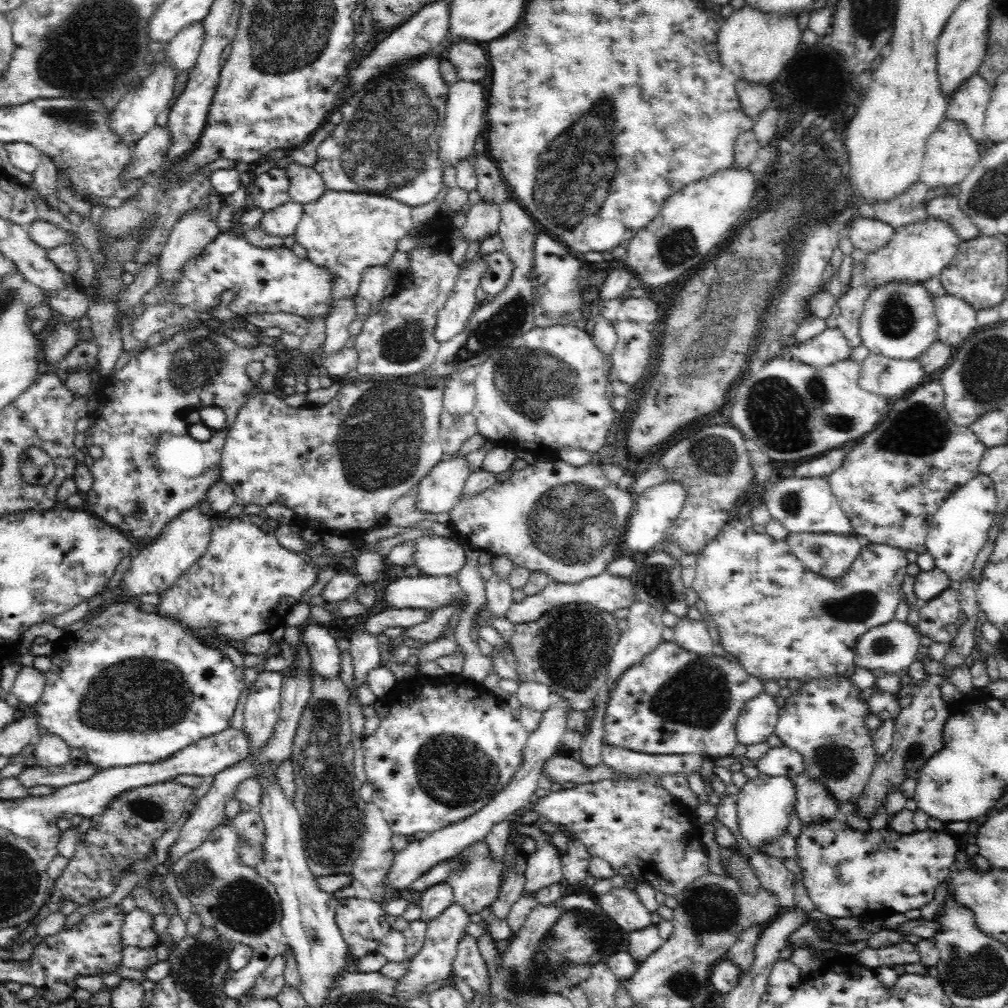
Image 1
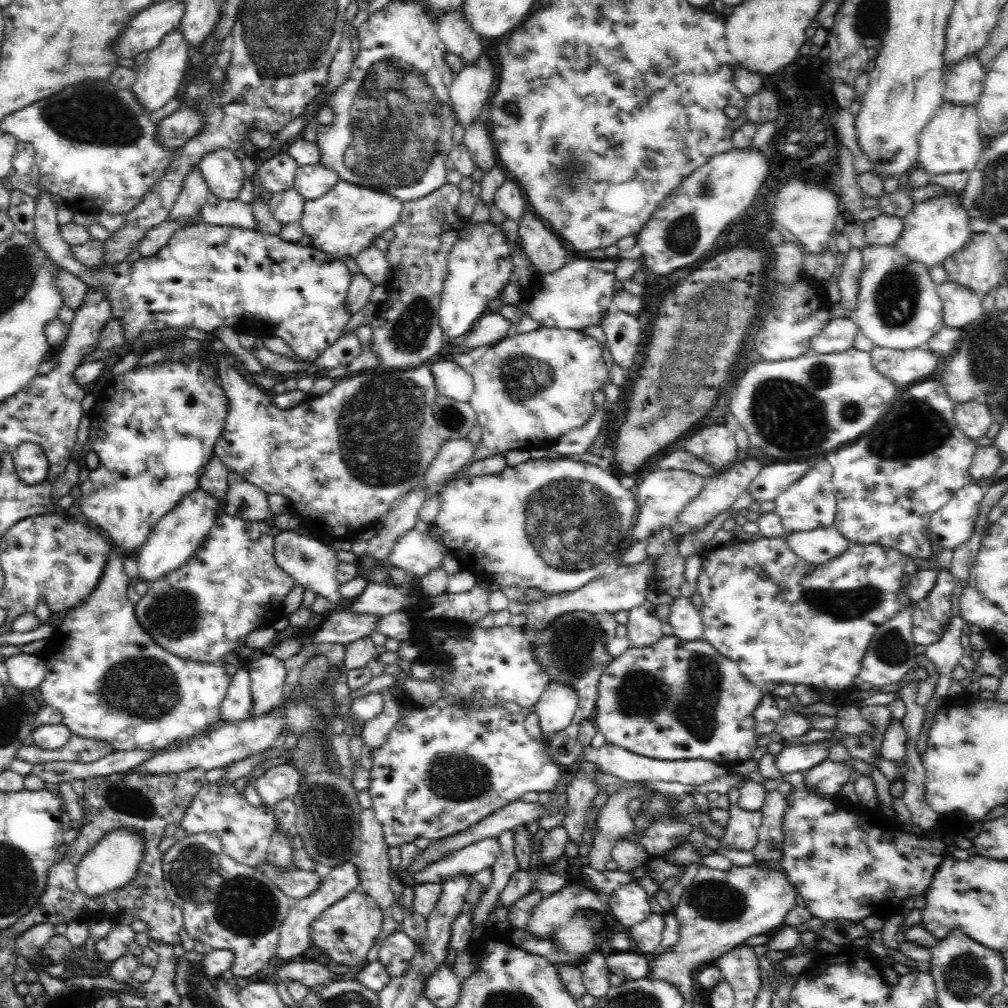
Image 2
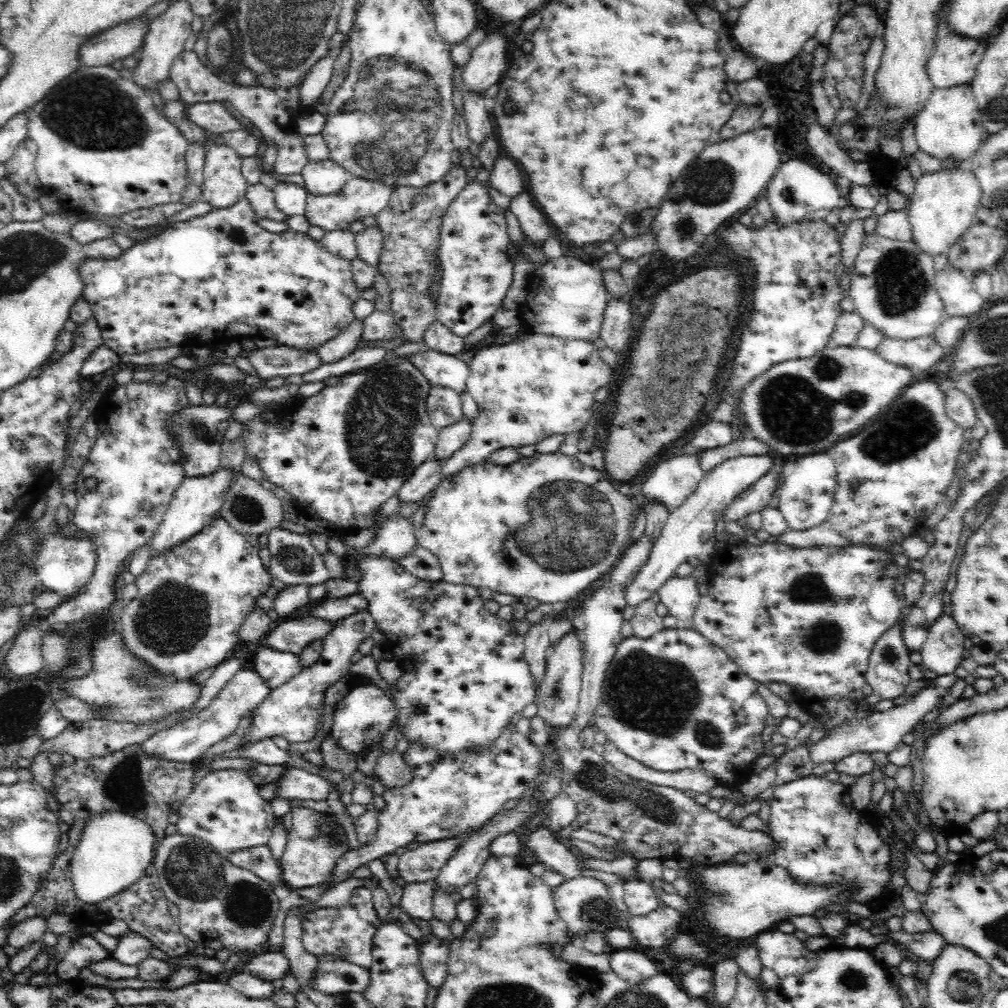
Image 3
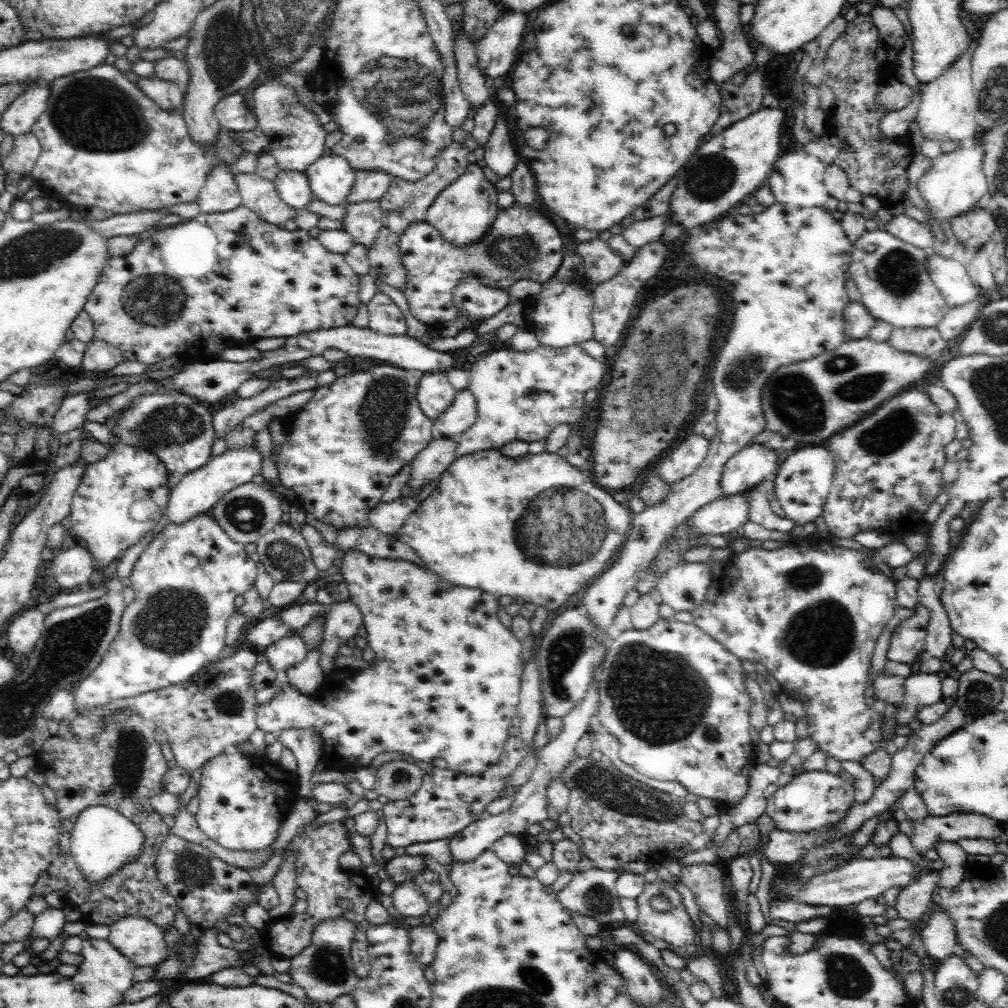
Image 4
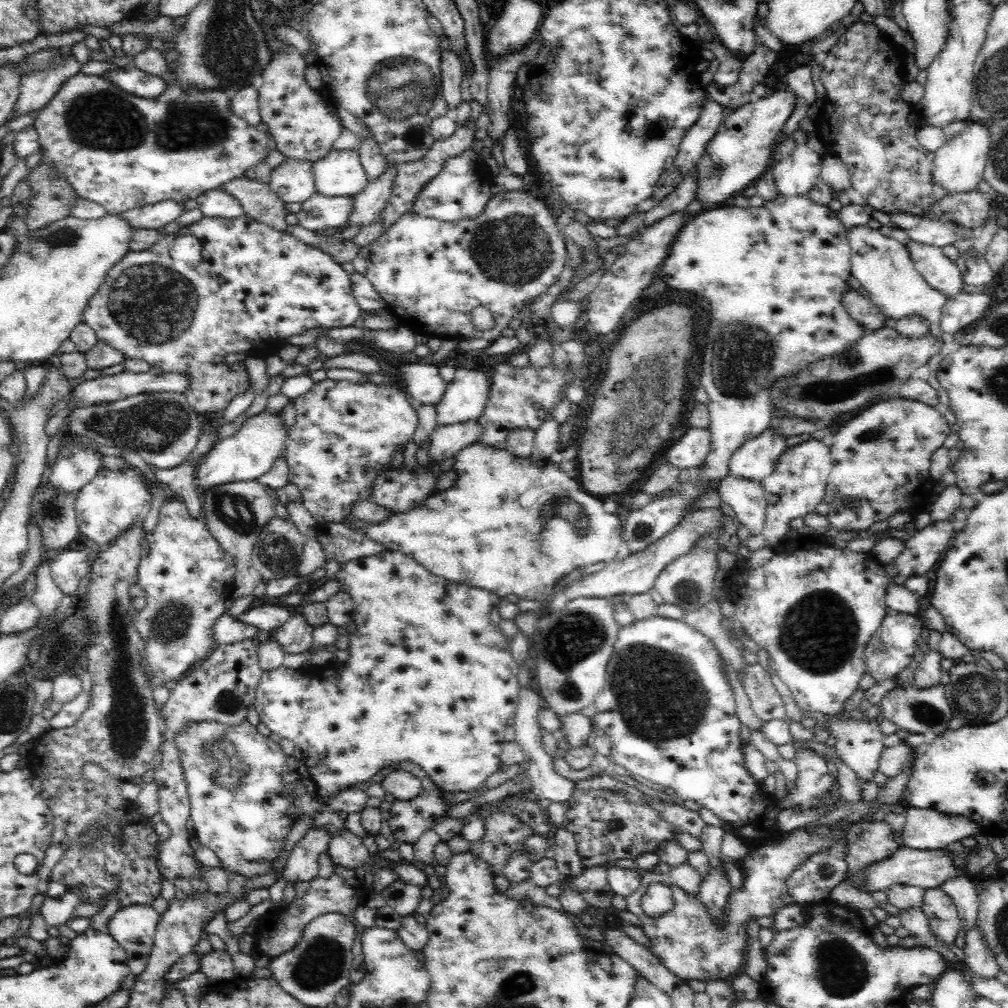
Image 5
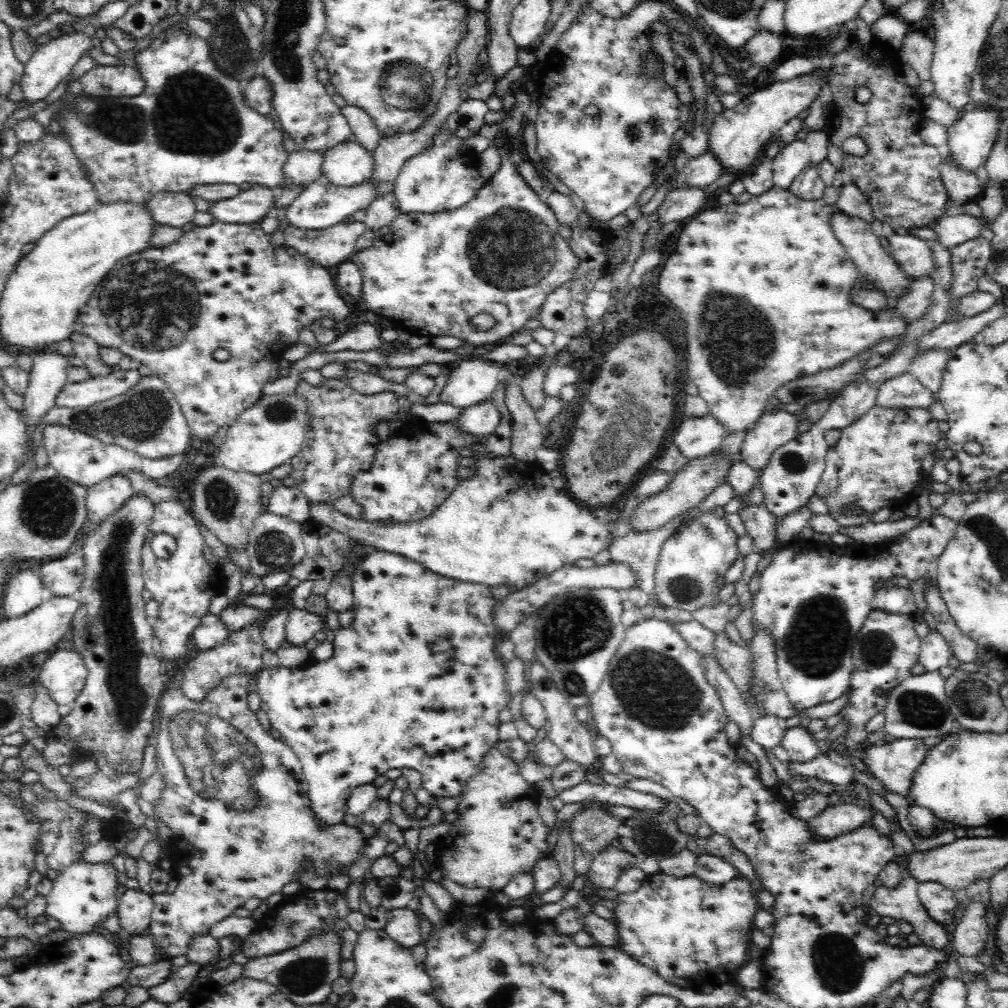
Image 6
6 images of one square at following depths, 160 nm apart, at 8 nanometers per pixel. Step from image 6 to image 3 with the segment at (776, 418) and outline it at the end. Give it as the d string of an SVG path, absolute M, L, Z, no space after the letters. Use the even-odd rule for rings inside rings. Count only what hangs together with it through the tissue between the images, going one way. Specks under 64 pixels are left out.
M770 454L760 456L737 456L723 460L713 470L706 473L700 480L697 490L675 509L670 509L660 536L654 541L648 560L639 568L632 582L626 587L625 597L628 606L638 606L650 599L652 594L672 576L676 569L688 558L698 558L708 564L715 554L716 521L720 514L738 494L747 490L752 484L758 483L768 476L774 468Z

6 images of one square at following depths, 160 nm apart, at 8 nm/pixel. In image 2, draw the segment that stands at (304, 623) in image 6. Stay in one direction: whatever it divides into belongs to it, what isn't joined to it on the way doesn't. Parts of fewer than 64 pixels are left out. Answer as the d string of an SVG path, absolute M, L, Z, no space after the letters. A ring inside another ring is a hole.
M273 654L258 655L251 659L247 668L251 678L251 693L253 716L260 716L274 706L278 706L284 698L284 680L286 680L286 668L284 660L276 658Z

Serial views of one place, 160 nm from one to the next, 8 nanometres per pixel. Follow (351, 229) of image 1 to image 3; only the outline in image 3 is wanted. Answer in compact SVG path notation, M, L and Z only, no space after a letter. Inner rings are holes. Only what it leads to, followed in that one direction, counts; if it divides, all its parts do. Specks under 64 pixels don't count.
M351 176L350 180L343 186L342 192L335 195L316 196L307 194L305 217L312 226L320 226L326 231L347 230L346 226L366 216L376 216L382 208L386 208L392 187L386 186L378 180L368 180L359 176Z

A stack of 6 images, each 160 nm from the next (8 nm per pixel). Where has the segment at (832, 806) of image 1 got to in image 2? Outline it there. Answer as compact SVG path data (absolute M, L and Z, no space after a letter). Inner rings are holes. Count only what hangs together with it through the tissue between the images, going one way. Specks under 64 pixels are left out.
M828 759L805 772L803 785L820 796L833 798L840 796L842 786L851 782L853 776L854 769L850 765Z

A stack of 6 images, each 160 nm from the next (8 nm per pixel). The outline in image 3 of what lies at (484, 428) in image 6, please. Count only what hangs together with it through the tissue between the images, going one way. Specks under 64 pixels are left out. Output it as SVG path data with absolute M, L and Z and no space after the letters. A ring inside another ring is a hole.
M431 458L424 460L419 468L408 478L398 490L401 504L419 502L426 494L433 492L443 480L442 460Z

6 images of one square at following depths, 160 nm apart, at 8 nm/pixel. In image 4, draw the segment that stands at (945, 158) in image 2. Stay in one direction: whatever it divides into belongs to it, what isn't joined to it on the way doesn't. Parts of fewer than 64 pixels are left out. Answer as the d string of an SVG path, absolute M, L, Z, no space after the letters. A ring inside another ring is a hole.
M978 29L968 33L968 50L962 50L960 56L950 66L946 66L946 70L940 72L940 76L936 76L932 82L928 82L924 86L913 123L916 128L915 134L920 134L928 140L940 143L948 140L959 142L966 140L966 138L980 138L981 130L978 128L975 119L977 98L971 77L971 62L980 35Z

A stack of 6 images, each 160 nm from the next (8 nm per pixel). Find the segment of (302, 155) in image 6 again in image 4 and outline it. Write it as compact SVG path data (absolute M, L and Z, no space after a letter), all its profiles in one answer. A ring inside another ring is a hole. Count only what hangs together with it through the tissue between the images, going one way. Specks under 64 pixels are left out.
M281 170L276 174L273 183L280 198L298 212L306 207L312 196L310 183L304 170Z

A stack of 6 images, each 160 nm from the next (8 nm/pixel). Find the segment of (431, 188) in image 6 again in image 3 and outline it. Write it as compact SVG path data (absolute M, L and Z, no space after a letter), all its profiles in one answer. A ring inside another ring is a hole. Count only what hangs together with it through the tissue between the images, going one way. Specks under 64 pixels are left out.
M476 178L466 182L440 218L438 255L443 269L436 319L456 336L474 332L502 306L513 276L512 263L504 253L507 230L504 210L494 203L484 182Z

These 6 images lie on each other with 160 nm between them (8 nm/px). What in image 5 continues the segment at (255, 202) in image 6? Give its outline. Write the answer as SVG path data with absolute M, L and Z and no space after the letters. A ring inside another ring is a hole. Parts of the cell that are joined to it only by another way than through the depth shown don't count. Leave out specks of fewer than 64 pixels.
M212 189L208 192L204 192L204 194L201 194L199 197L197 197L197 203L199 204L197 208L202 211L204 218L208 219L235 219L245 214L240 201L224 191L220 191L220 189Z

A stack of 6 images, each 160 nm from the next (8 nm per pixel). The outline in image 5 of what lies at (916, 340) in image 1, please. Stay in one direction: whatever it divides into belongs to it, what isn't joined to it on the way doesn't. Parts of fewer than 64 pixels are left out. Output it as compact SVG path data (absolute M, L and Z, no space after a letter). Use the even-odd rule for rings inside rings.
M868 225L848 228L846 239L851 248L851 276L860 282L862 288L870 294L869 299L887 318L900 320L904 316L919 314L934 328L930 332L934 332L936 337L944 336L939 328L940 316L949 296L926 283L924 277L914 269L908 249L904 247L904 243L900 243L900 239L888 237Z

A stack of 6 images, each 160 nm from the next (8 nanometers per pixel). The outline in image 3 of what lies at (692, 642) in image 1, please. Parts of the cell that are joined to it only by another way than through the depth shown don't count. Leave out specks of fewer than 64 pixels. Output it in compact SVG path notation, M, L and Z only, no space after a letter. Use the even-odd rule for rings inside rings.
M690 574L685 577L672 576L658 590L660 602L668 609L668 615L680 621L691 621L701 594L698 582Z

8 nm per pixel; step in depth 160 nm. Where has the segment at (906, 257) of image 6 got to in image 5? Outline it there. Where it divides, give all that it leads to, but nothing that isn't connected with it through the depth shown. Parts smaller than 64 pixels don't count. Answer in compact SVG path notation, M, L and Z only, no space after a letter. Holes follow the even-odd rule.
M900 235L899 239L900 243L904 243L904 247L908 249L914 269L924 277L930 287L949 297L962 293L960 271L956 267L956 263L952 263L942 253L941 248L916 242L905 235Z

